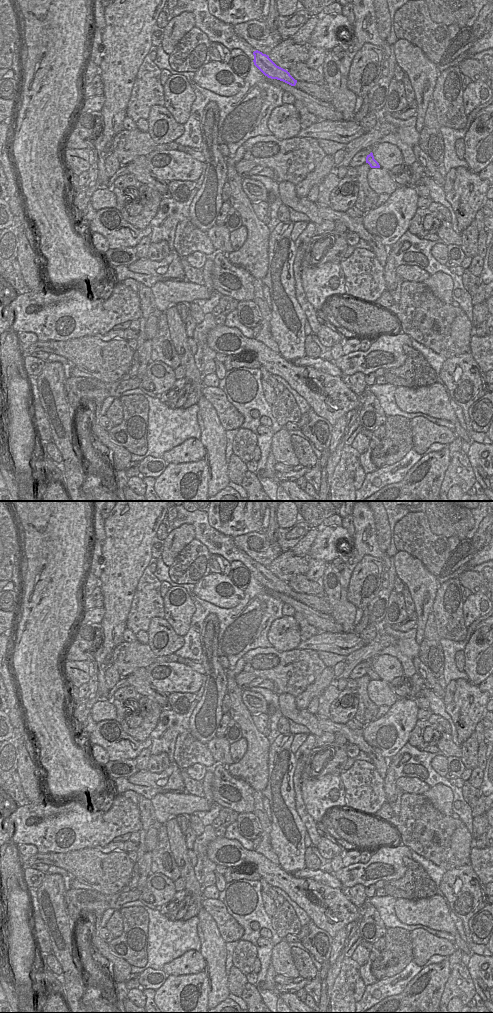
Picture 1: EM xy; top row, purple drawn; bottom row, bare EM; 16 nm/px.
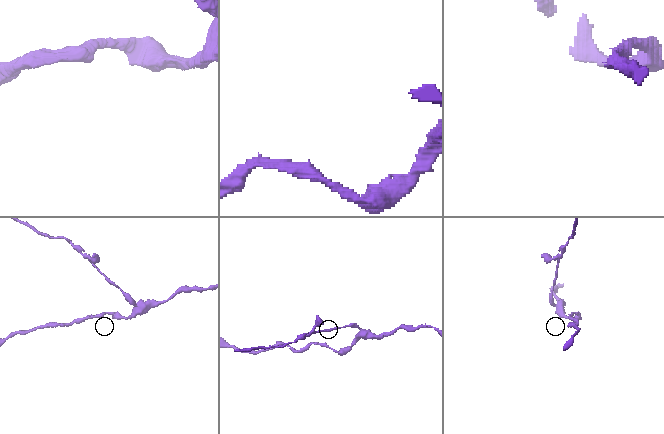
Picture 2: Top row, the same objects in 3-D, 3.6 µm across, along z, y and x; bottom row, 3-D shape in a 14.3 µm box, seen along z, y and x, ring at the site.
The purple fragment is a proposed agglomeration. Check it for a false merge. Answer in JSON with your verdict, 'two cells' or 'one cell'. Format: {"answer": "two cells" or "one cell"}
{"answer": "two cells"}

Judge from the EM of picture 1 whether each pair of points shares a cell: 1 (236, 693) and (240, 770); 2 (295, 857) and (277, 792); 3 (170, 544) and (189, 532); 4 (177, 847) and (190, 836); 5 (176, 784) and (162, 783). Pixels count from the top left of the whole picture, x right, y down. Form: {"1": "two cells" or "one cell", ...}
{"1": "one cell", "2": "one cell", "3": "one cell", "4": "two cells", "5": "one cell"}

